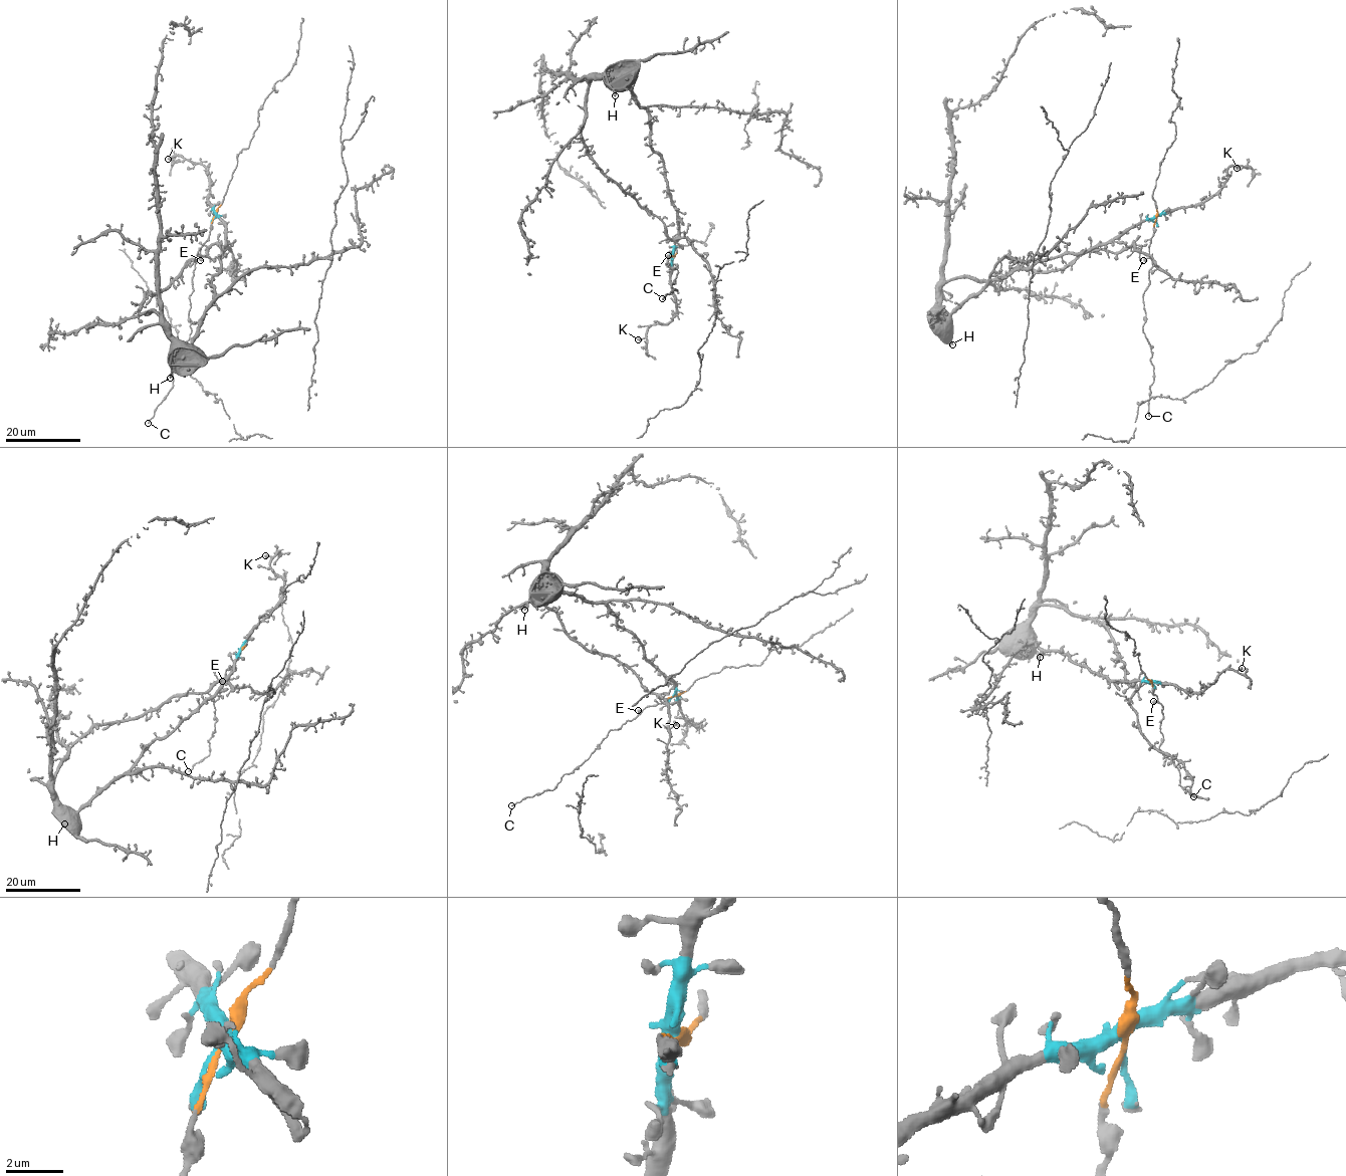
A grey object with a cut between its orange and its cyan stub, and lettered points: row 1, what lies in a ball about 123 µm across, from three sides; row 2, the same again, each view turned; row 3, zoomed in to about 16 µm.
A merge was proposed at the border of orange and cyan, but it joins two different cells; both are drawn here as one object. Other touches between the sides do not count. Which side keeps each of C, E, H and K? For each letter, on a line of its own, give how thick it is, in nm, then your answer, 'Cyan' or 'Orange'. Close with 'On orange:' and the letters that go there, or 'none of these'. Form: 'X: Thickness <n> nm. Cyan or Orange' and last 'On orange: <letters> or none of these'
C: Thickness 220 nm. Orange
E: Thickness 440 nm. Orange
H: Thickness 340 nm. Cyan
K: Thickness 440 nm. Cyan
On orange: C, E

